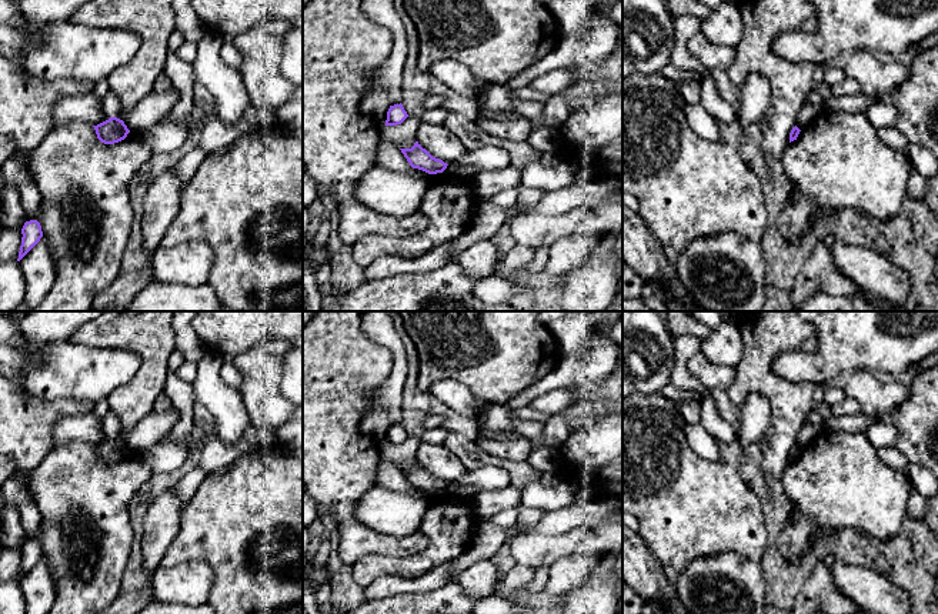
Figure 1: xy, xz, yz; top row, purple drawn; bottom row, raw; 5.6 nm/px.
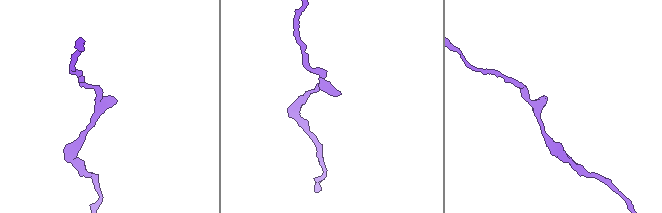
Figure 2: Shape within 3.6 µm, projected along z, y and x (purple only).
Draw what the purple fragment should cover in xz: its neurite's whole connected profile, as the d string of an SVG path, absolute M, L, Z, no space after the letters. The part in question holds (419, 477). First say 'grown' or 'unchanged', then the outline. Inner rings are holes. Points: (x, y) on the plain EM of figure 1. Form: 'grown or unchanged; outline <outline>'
unchanged; outline M418 461L411 468L400 468L413 488L423 490L428 494L443 493L447 488L447 483L433 477Z

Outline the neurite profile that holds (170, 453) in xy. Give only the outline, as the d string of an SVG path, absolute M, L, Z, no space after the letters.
M174 370L167 373L163 396L170 407L180 414L177 424L157 444L136 451L153 473L170 473L183 465L187 458L186 438L191 433L193 423L193 384L183 381Z

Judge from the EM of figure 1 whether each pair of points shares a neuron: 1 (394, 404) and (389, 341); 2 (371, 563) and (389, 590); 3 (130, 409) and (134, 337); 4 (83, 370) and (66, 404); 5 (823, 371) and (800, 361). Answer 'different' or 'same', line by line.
1: same
2: different
3: same
4: different
5: same

